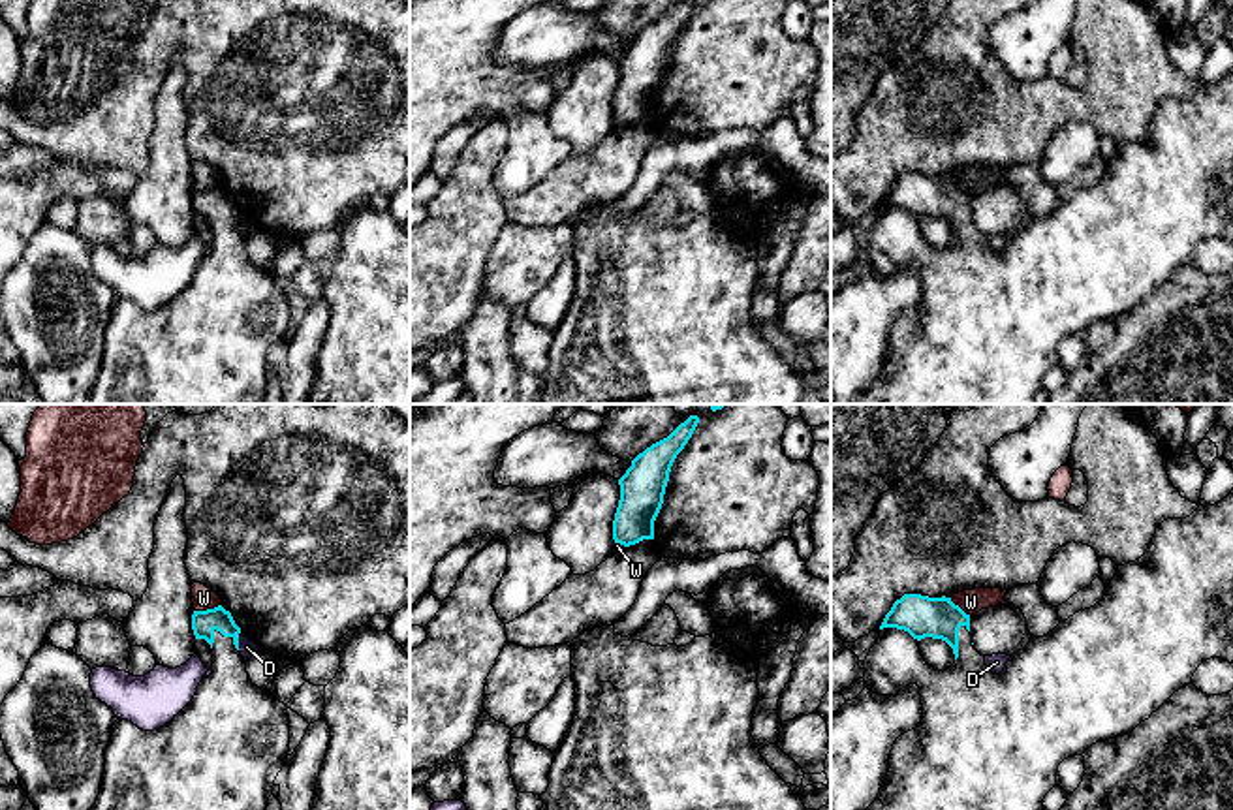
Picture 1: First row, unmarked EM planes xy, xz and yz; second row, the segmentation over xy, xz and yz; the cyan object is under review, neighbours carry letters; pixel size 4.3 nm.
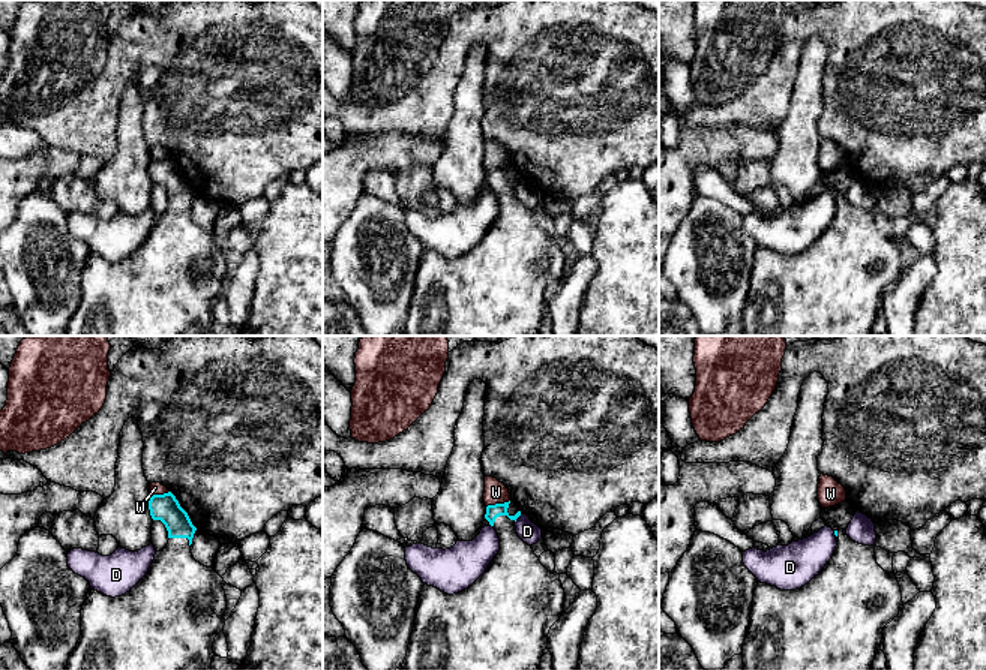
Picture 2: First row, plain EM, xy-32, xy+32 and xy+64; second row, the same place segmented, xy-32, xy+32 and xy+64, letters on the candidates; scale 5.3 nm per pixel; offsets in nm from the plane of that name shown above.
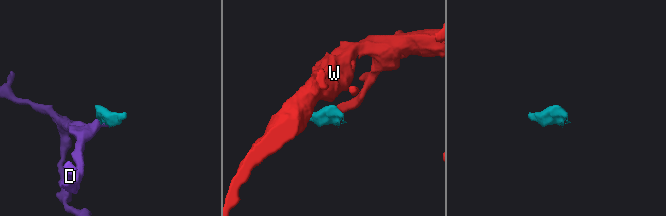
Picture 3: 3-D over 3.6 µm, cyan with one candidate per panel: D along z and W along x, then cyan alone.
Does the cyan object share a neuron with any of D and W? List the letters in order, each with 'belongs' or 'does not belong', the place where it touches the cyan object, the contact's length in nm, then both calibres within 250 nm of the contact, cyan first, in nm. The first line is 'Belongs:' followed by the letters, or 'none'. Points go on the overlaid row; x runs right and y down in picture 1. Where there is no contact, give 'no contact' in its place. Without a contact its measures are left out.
Belongs: none
D: does not belong; meets cyan in xy at (237, 641); contact 80 nm long; 110 nm thick on the cyan side, 70 nm on the other
W: does not belong; meets cyan in xy at (207, 609); contact 120 nm long; 110 nm thick on the cyan side, 100 nm on the other

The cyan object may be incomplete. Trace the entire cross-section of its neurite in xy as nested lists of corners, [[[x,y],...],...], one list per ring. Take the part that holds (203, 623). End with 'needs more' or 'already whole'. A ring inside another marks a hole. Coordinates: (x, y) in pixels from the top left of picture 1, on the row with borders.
[[[194,611],[192,630],[211,645],[212,665],[194,699],[164,727],[143,731],[128,720],[115,722],[92,810],[267,810],[289,752],[288,707],[252,684],[229,611]]]; needs more

